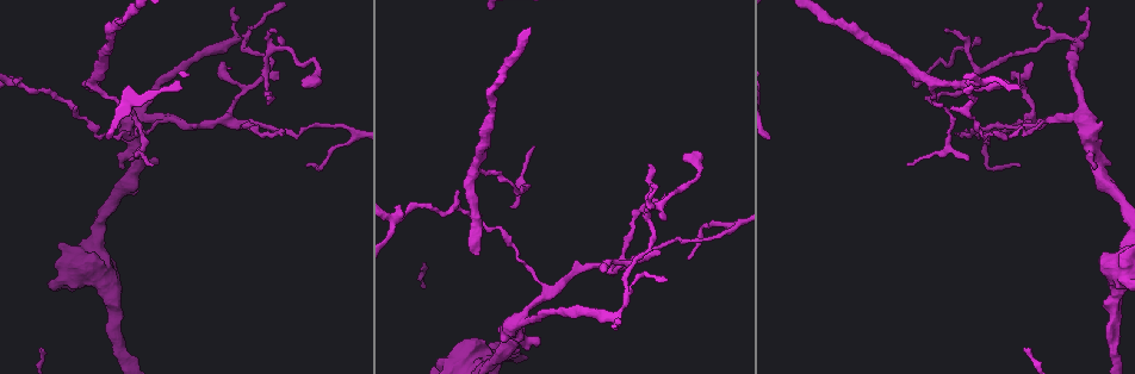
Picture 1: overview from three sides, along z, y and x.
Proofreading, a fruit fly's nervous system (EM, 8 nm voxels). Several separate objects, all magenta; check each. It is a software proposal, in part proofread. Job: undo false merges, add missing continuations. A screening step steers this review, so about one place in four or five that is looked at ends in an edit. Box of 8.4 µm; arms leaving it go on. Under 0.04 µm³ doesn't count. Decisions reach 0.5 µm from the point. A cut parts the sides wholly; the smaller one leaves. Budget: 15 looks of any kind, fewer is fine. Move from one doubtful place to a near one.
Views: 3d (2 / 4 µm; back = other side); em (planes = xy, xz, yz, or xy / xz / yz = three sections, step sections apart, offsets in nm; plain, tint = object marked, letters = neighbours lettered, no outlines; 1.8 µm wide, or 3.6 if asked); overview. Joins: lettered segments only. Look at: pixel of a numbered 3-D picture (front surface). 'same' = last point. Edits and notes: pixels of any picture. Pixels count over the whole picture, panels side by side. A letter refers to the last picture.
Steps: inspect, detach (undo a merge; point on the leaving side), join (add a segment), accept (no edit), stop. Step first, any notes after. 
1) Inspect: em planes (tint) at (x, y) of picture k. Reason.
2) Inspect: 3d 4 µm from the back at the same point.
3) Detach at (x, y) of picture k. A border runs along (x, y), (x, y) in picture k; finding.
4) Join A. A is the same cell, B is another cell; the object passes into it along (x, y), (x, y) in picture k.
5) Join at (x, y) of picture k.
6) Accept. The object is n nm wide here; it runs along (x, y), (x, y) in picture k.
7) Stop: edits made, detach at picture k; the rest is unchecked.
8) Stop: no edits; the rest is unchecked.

Inspect: 3d 2 µm at (689, 258) of picture 1. Thin end.

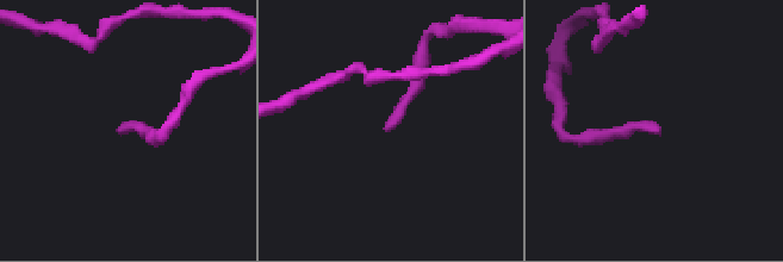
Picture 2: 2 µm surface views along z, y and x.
Inspect: em xy step 8 (tint) at (117, 131) of picture 2.

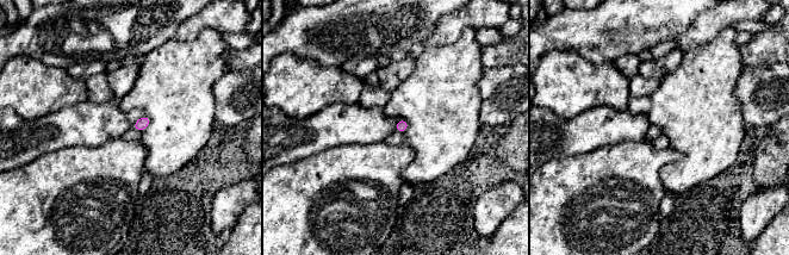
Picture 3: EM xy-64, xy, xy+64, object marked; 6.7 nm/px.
Inspect: em planes (letters) at the same point.

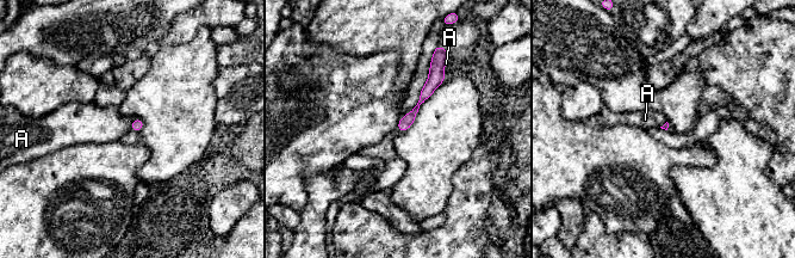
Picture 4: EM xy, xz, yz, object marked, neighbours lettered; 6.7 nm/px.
Accept. A is another cell; none of them fits.

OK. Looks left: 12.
Inspect: 3d 4 µm at (1062, 33) of picture 1. Sharp bend.

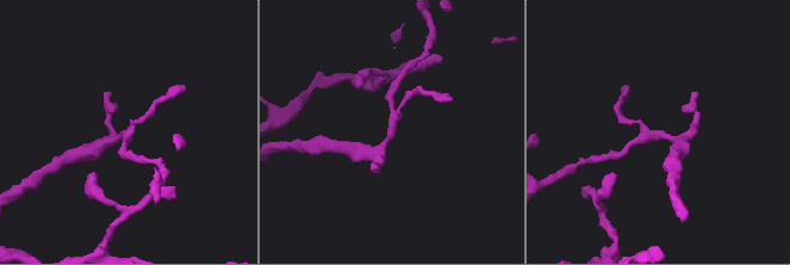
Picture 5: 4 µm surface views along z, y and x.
Inspect: em yz step 8 (tint) at (392, 131) of picture 5. Need the tissue.

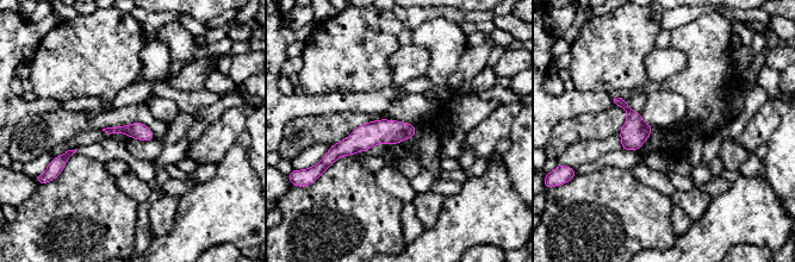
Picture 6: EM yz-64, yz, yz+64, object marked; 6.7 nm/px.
Inspect: em yz step 8 (letters) at the same point.

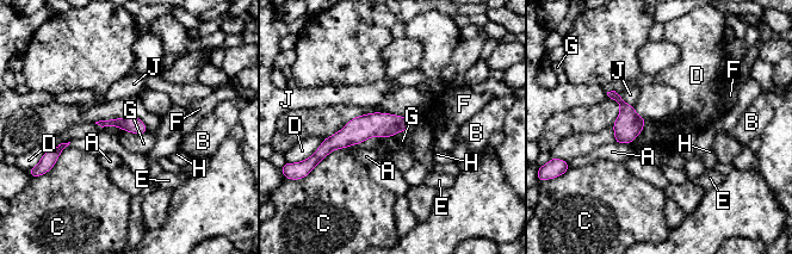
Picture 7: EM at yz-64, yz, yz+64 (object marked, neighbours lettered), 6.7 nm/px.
Accept. A, B, C, D, E, F, G, H and J are other cells; a border runs along (644, 117), (643, 129), (627, 143) in picture 7; continuous, no second cell.

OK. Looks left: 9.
Inspect: 3d 4 µm at (906, 165) of picture 1. Tapers out.

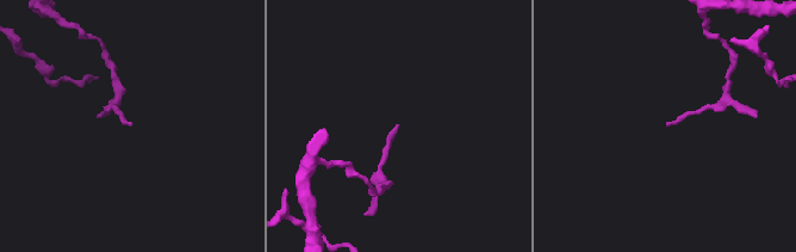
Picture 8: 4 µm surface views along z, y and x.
Inspect: em planes (tint) at (399, 124) of picture 8.

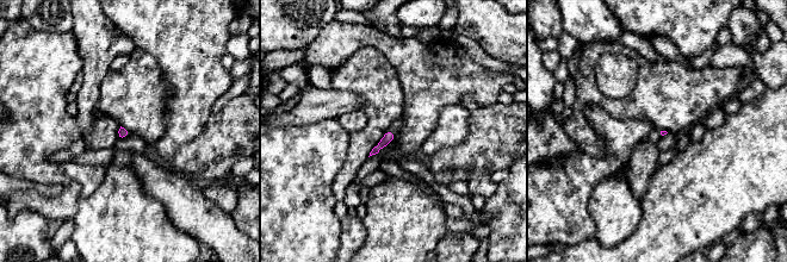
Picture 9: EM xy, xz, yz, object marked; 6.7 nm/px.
Inspect: em planes (letters) at the same point.

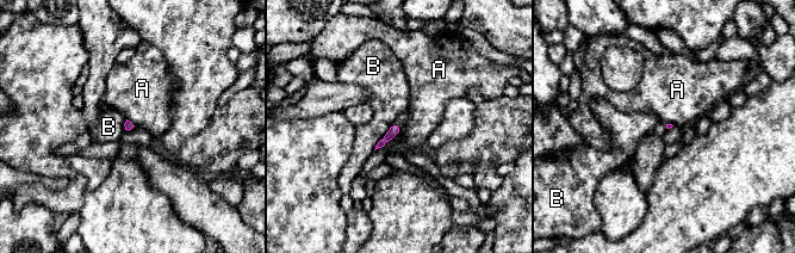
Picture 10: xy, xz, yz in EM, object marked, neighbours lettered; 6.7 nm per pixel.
Accept. A and B are other cells; a border runs along (402, 127), (399, 131) in picture 10; no lettered segment goes on from it.

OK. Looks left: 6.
Inspect: em planes (letters) at (396, 217) of picture 1.

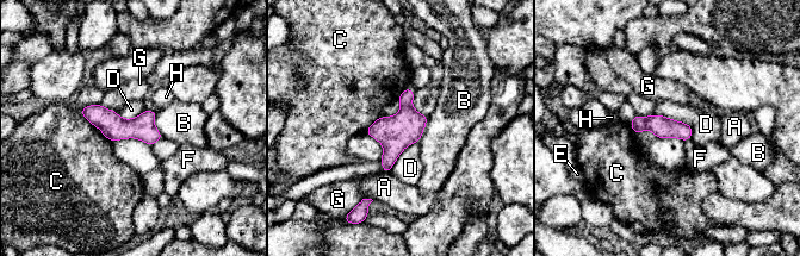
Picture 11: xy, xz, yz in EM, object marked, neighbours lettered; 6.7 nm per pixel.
Accept. The object is 150 nm wide here; A, B, C, D, E, F, G and H are other cells; a border runs along (655, 113), (687, 123), (692, 138) in picture 11; one cell here.

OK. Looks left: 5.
Inspect: em planes (letters) at (474, 253) of picture 1. An open end.

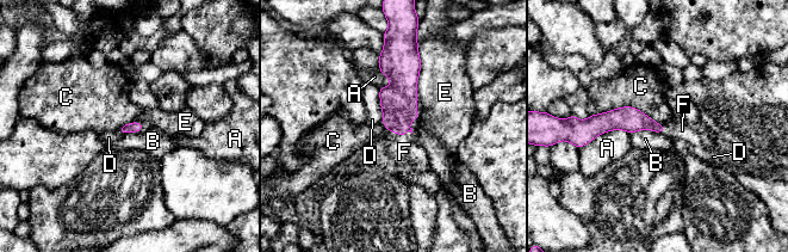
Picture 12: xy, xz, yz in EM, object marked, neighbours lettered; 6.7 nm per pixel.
Join F. F is the same cell, A, B, C, D and E are other cells; the object passes into it along (631, 120), (665, 129), (696, 136) in picture 12; it goes on there.

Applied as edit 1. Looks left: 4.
Inspect: em xy step 4 (tint) at (654, 182) of picture 1.

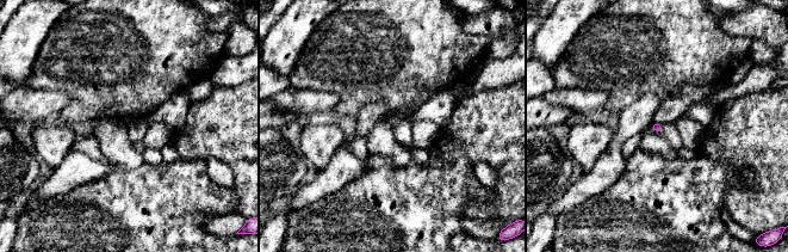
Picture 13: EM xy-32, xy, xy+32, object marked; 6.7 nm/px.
Inspect: em planes (letters) at the same point. Another direction.

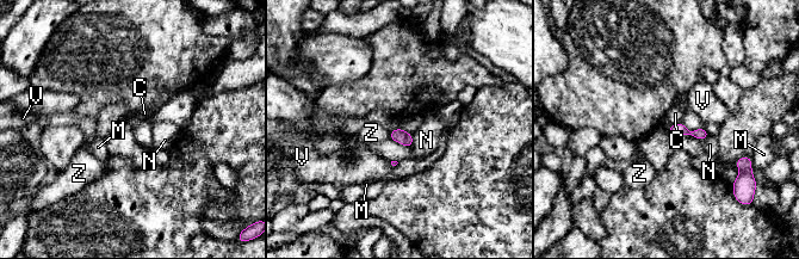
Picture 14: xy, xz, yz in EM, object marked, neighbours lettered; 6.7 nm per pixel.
Accept. C, M, N, V and Z are other cells; a border runs along (681, 122), (669, 125) in picture 14; no lettered segment goes on from it.

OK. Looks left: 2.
Stop: edits made, join at picture 12; the rest is unchecked.

